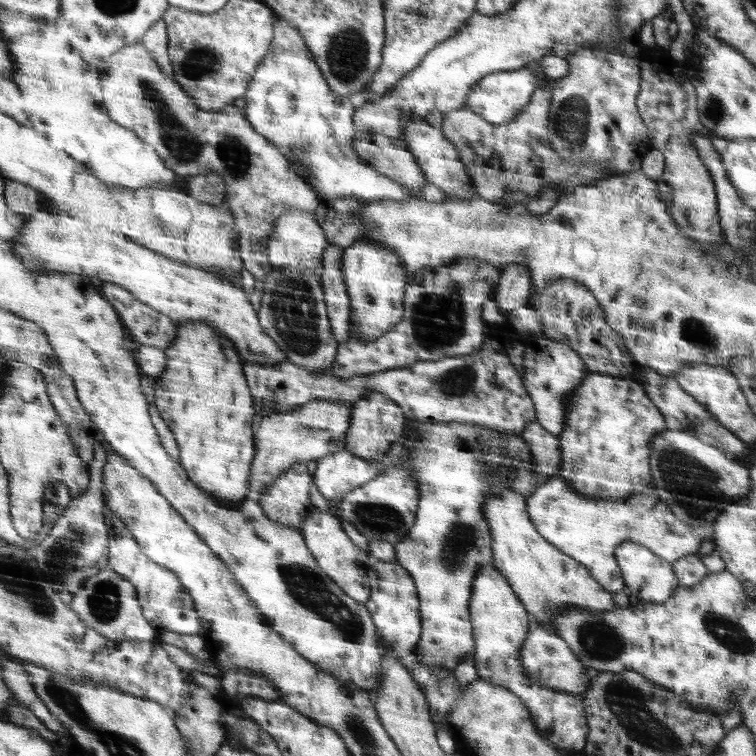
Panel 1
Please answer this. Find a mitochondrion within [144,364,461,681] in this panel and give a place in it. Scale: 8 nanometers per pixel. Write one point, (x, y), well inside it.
(308, 587)

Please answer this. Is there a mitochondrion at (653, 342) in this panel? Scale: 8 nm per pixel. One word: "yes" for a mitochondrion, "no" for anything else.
no

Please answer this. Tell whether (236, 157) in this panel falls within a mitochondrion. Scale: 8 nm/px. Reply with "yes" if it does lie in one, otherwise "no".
yes

